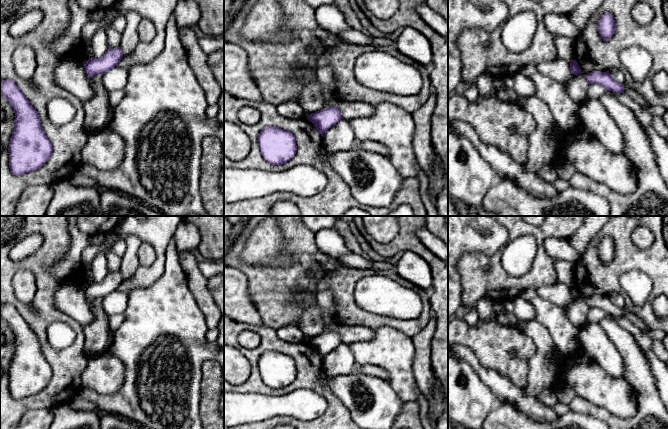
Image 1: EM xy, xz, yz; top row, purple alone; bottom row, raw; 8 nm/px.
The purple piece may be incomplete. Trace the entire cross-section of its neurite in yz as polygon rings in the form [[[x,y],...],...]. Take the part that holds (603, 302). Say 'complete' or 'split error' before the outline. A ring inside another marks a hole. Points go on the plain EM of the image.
complete | [[[592,295],[586,299],[588,308],[597,307],[605,311],[608,315],[624,317],[624,308],[619,308],[612,301],[609,295]]]

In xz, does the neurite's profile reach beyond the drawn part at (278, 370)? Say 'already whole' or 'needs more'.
already whole

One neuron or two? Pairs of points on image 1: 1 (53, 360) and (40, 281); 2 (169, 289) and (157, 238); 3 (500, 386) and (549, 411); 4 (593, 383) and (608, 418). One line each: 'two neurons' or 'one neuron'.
1: one neuron
2: two neurons
3: one neuron
4: two neurons

